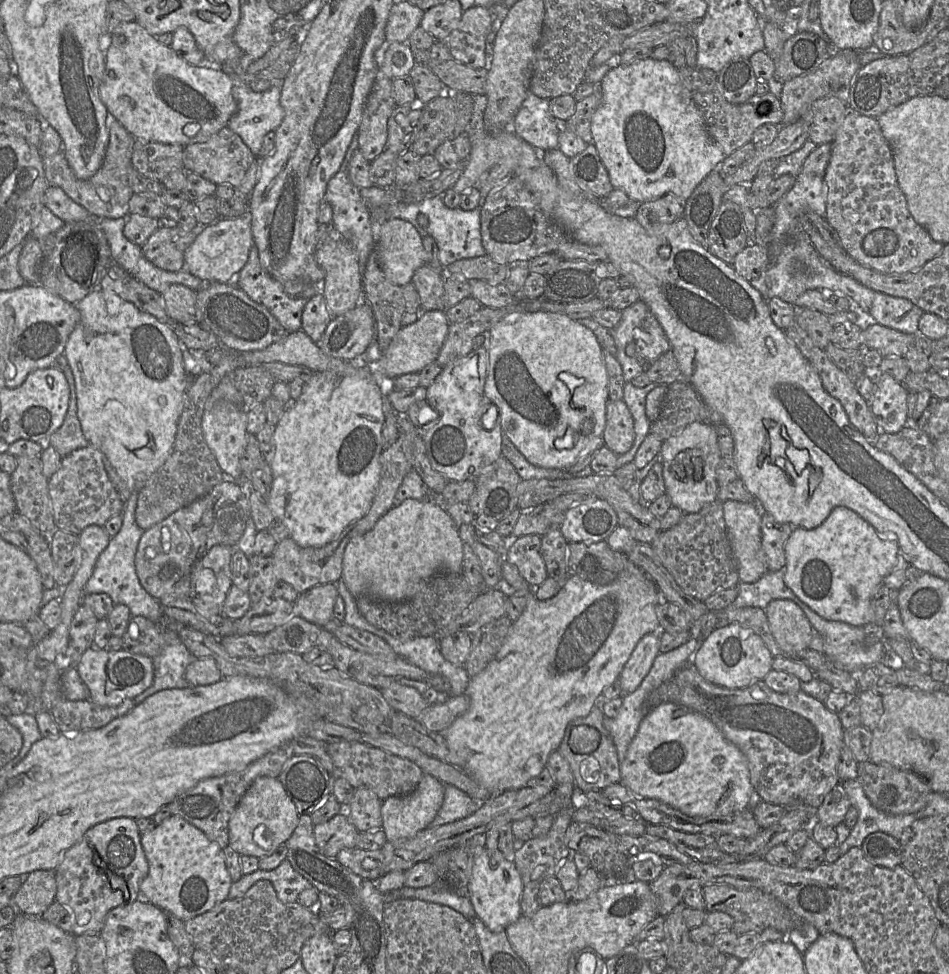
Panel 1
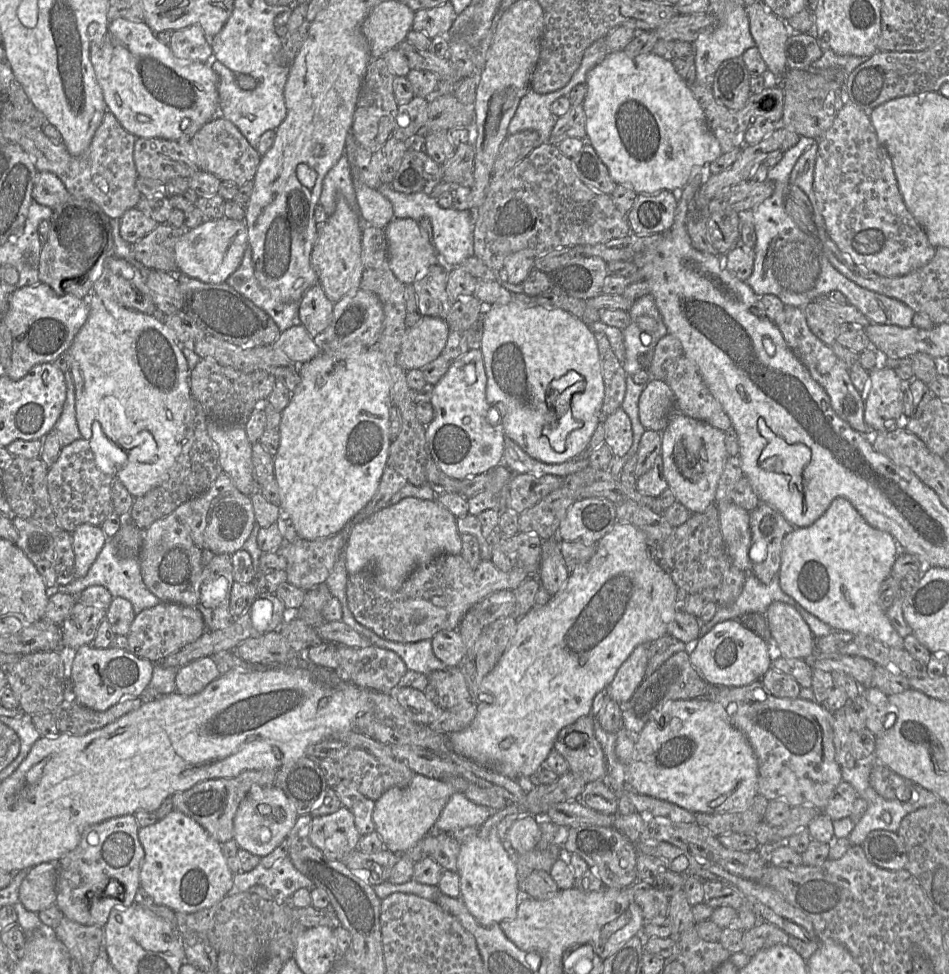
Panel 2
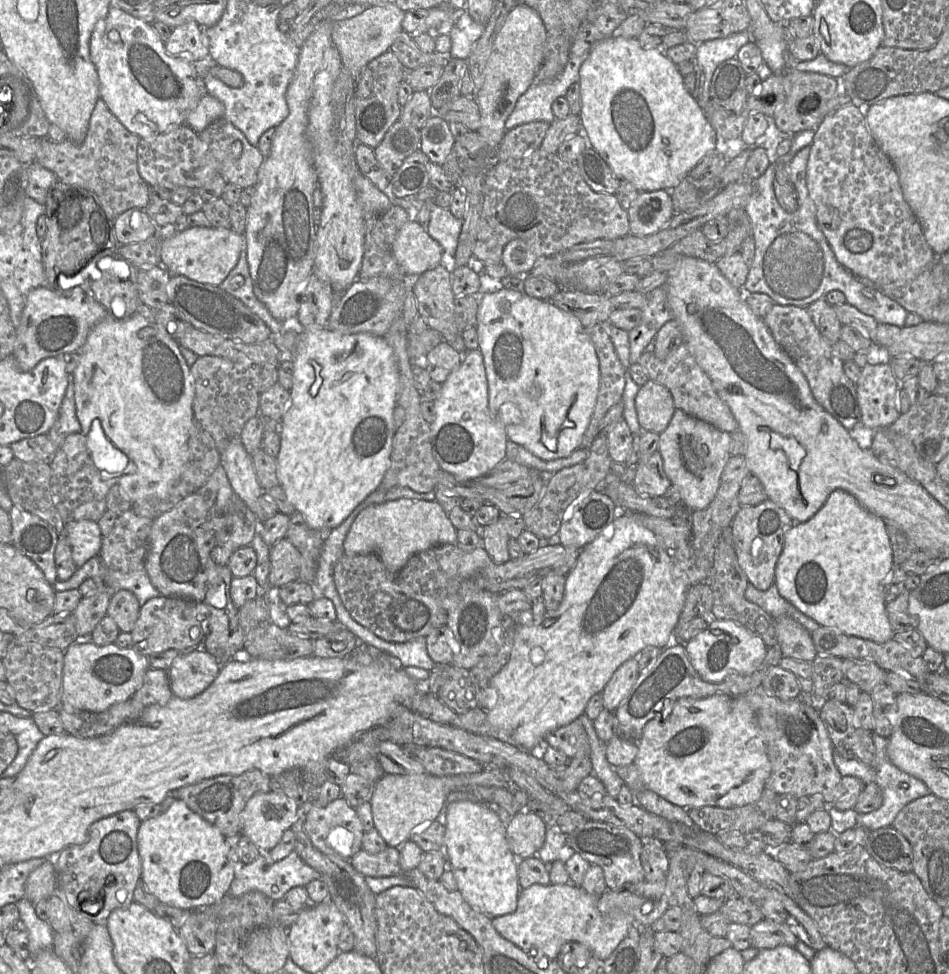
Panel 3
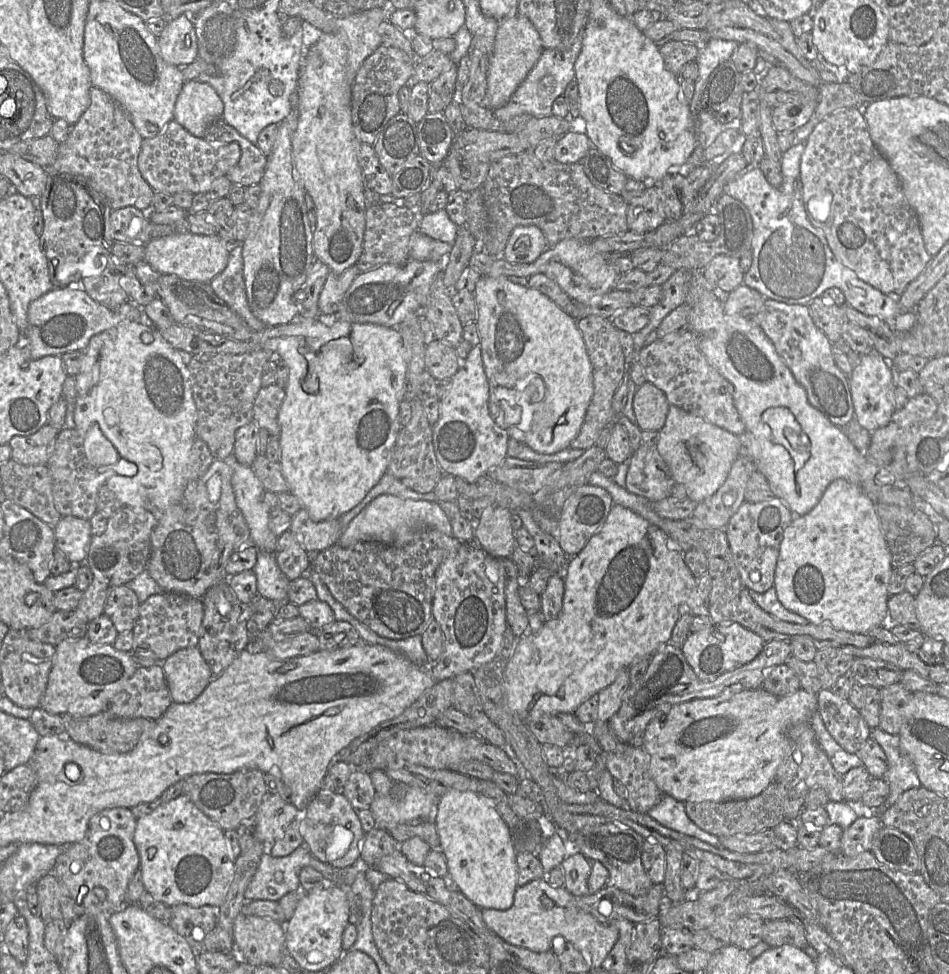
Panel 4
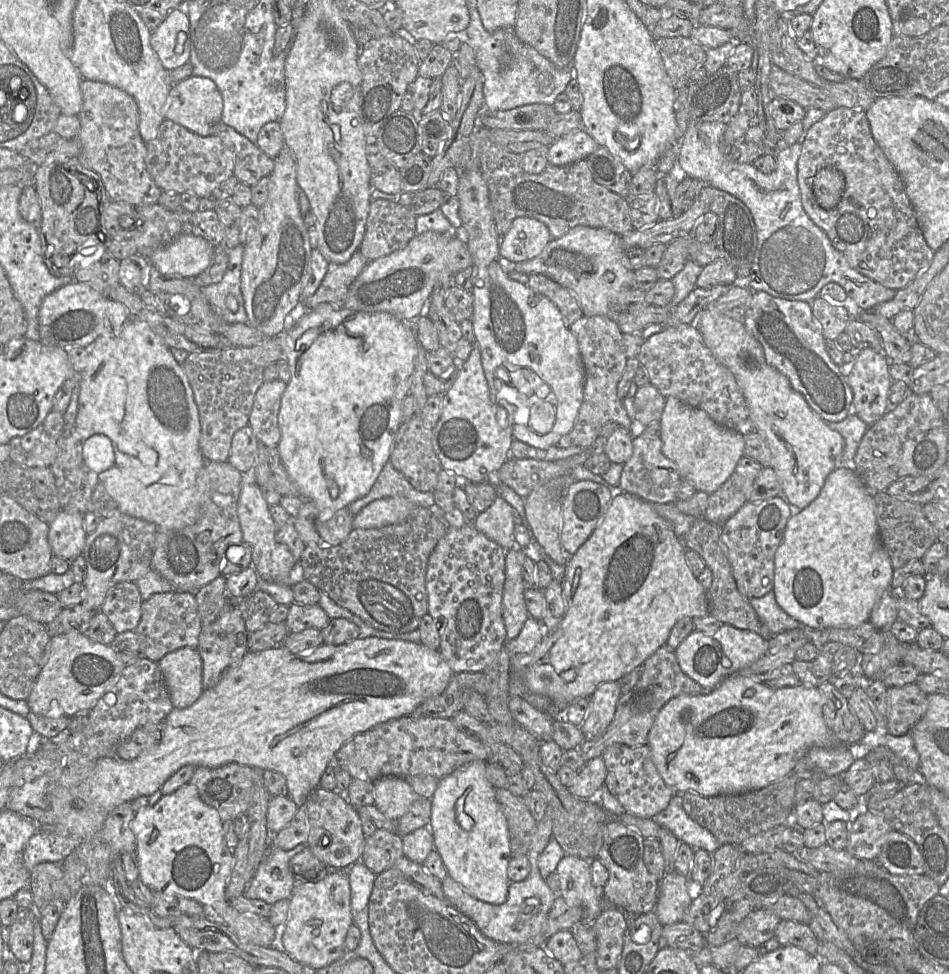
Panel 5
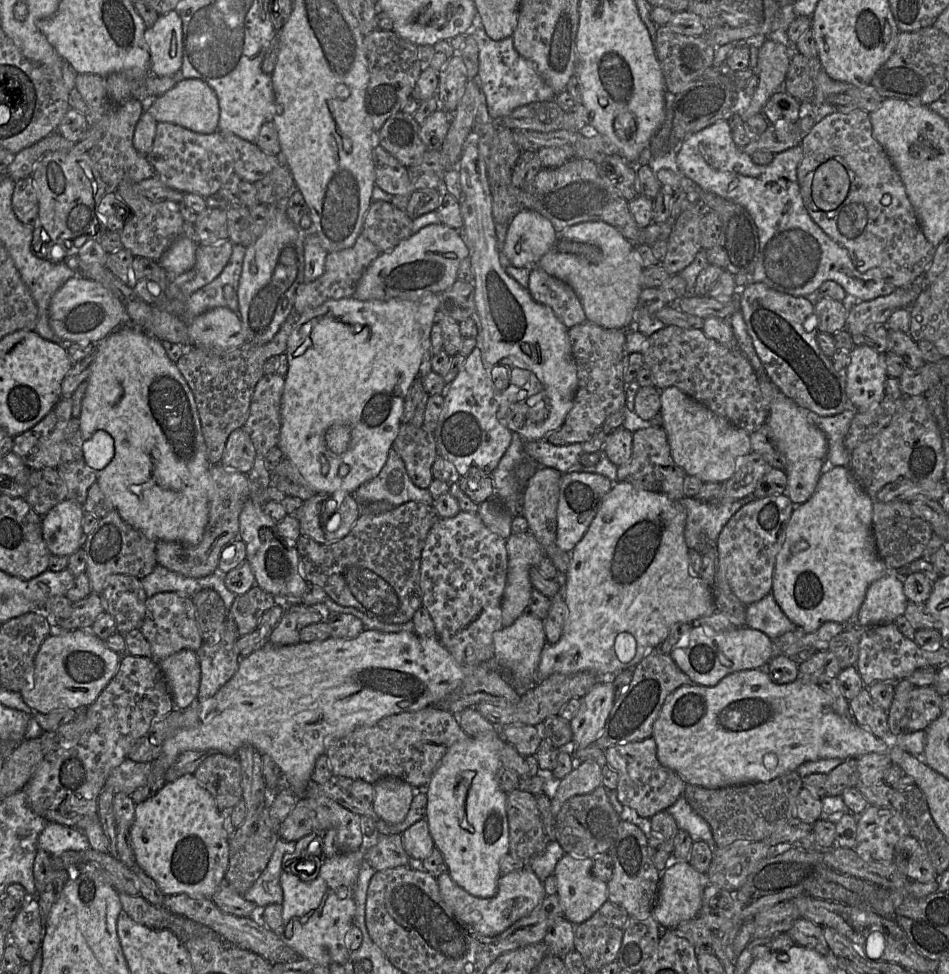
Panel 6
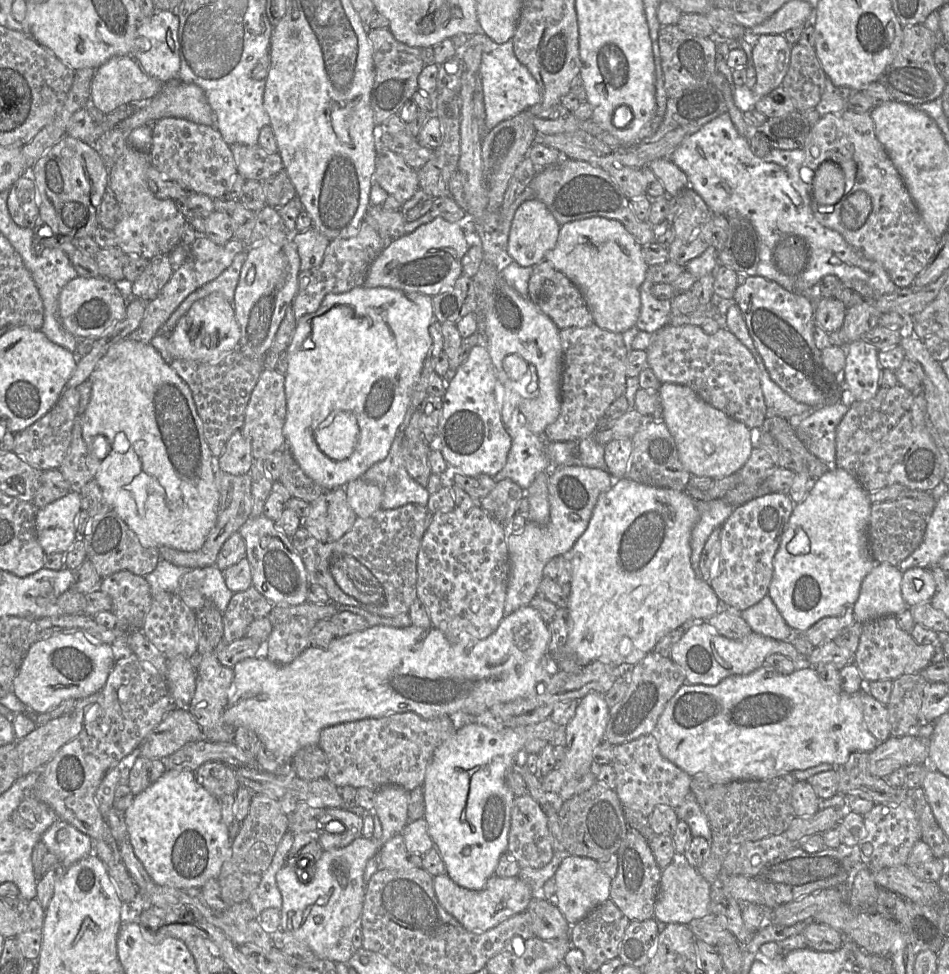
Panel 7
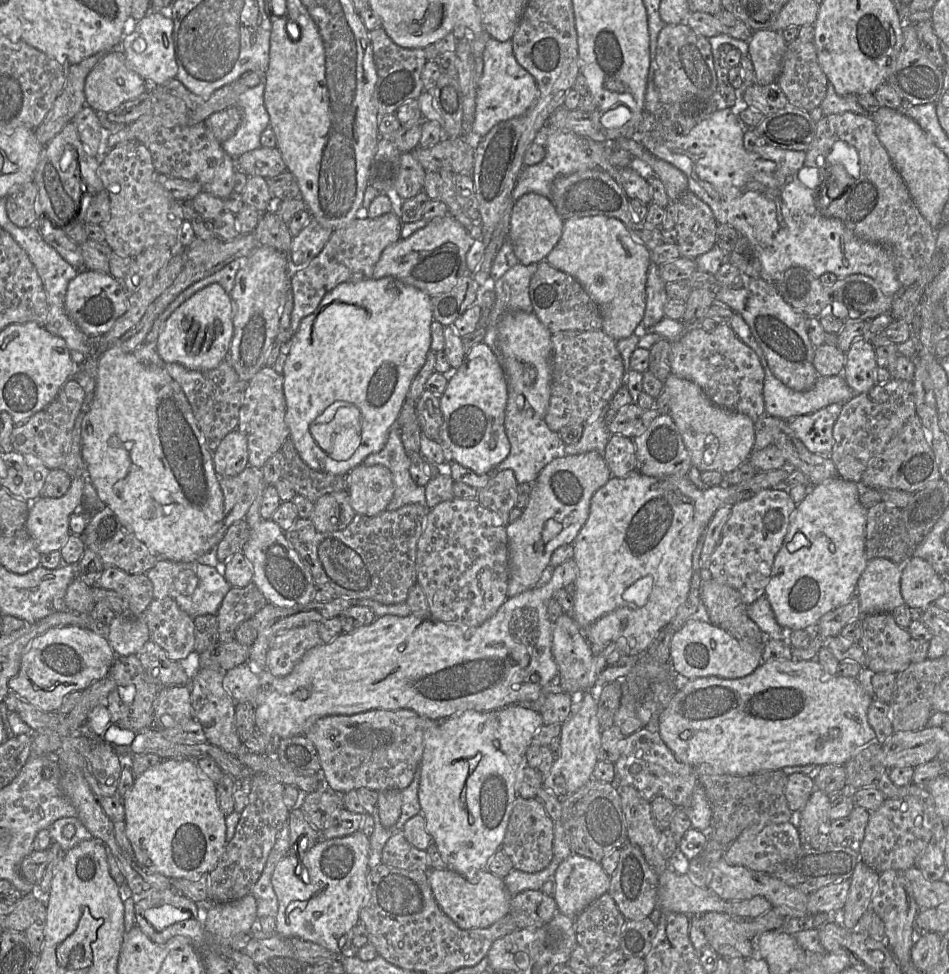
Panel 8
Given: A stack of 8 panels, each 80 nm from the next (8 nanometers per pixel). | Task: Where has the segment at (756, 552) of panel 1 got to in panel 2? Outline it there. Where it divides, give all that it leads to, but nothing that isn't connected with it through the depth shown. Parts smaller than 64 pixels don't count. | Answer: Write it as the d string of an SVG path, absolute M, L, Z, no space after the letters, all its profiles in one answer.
M720 502L717 507L721 532L732 564L743 572L751 573L749 512L733 502Z

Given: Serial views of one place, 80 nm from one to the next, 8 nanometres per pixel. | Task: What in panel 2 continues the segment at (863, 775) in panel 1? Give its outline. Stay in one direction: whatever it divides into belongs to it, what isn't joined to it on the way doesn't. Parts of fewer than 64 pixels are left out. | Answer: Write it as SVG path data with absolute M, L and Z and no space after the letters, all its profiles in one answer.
M876 758L869 782L875 792L884 799L907 802L911 799L913 788L906 786L905 779L883 763L879 763Z

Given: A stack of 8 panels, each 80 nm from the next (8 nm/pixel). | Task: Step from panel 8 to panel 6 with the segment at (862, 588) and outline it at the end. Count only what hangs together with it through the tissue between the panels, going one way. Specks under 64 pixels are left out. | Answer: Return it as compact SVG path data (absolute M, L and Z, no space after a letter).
M890 571L869 585L853 623L869 627L894 622L904 614L907 603L902 576Z

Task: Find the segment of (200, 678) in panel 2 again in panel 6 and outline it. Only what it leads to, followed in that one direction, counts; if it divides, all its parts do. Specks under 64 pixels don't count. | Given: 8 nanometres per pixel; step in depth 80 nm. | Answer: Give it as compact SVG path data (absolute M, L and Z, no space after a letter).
M180 650L156 660L169 687L174 707L184 710L197 698L200 686L200 664L197 653Z

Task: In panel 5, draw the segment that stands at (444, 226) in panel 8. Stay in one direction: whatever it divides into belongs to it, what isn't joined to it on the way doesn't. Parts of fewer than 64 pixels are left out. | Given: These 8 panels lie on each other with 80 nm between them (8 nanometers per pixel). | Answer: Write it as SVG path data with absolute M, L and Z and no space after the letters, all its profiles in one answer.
M427 231L417 234L404 248L368 262L350 286L344 308L355 312L387 312L399 320L412 321L420 315L425 301L431 294L435 284L442 277L455 277L459 271L472 267L472 265L473 258L467 248L462 233L437 233Z

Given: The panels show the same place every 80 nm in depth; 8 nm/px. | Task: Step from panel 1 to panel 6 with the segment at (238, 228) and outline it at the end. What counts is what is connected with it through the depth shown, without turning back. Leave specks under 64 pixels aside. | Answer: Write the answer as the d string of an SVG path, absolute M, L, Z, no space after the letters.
M181 236L157 262L170 277L178 276L193 268L197 247L195 240Z

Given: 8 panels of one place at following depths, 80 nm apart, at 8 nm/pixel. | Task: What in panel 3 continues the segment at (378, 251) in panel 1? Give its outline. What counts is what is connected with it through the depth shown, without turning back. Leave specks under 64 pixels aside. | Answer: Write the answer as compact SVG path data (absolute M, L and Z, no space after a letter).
M413 217L397 233L392 252L406 276L420 276L437 267L444 254L442 246Z

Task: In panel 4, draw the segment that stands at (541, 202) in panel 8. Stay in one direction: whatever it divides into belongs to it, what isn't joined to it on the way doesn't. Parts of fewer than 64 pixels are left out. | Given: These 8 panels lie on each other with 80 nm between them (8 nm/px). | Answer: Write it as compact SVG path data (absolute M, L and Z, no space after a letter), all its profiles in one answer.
M533 225L513 229L503 252L503 259L512 264L530 264L548 248L542 231Z

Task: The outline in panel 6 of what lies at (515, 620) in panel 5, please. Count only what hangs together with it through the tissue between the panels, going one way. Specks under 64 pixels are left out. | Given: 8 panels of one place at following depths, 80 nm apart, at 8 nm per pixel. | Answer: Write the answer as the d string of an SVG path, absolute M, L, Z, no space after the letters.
M530 530L512 533L506 540L508 573L502 598L503 627L512 625L528 610L533 586L530 569L540 564L545 552Z

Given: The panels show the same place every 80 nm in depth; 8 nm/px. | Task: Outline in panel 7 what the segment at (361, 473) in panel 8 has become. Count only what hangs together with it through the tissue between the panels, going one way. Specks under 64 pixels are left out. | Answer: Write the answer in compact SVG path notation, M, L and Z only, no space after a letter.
M357 478L345 485L347 500L357 517L366 518L381 508L383 490L378 485Z

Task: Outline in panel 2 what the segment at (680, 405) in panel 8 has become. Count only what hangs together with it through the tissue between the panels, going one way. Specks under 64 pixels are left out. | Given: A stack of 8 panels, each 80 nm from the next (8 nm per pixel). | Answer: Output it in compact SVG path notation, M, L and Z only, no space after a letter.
M675 411L661 436L663 472L668 488L673 492L676 501L692 514L704 512L715 500L718 482L728 458L725 432Z

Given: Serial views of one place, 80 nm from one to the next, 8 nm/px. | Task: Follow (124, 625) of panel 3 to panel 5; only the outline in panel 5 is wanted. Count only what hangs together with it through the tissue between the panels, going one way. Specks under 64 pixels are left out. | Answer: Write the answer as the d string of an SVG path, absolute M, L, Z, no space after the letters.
M119 582L107 593L100 611L108 617L119 634L136 629L141 619L142 603L135 582Z

